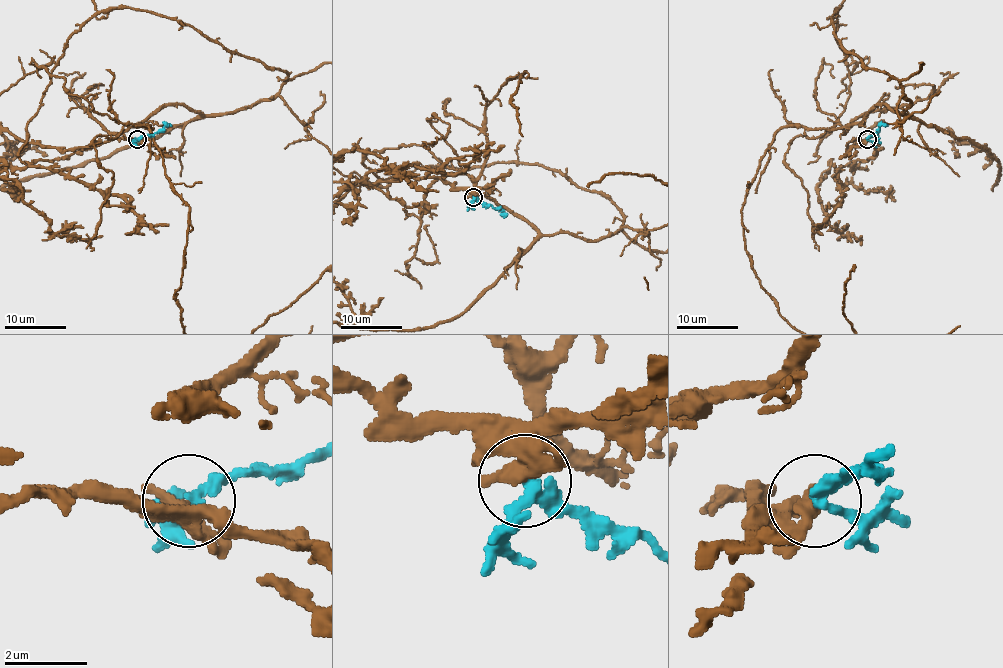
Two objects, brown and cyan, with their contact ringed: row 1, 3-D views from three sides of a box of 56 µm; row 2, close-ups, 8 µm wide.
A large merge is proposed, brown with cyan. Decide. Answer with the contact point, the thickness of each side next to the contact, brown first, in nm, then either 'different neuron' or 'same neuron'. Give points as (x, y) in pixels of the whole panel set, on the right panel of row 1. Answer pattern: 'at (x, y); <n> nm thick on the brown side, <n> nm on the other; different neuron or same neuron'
at (867, 139); 440 nm thick on the brown side, 260 nm on the other; different neuron

